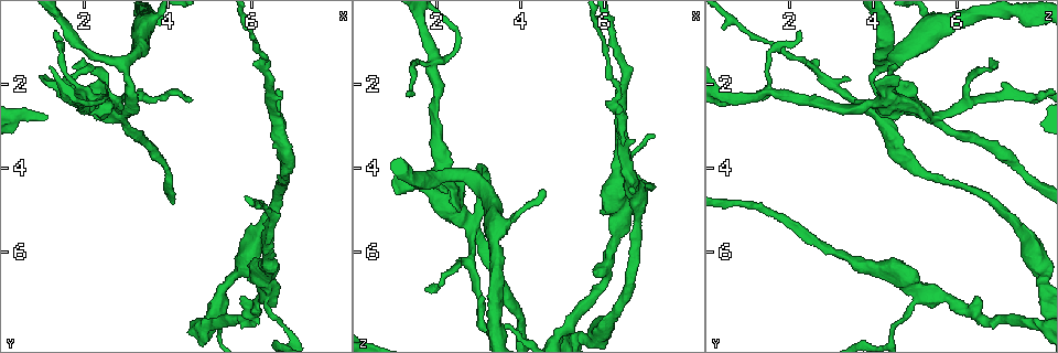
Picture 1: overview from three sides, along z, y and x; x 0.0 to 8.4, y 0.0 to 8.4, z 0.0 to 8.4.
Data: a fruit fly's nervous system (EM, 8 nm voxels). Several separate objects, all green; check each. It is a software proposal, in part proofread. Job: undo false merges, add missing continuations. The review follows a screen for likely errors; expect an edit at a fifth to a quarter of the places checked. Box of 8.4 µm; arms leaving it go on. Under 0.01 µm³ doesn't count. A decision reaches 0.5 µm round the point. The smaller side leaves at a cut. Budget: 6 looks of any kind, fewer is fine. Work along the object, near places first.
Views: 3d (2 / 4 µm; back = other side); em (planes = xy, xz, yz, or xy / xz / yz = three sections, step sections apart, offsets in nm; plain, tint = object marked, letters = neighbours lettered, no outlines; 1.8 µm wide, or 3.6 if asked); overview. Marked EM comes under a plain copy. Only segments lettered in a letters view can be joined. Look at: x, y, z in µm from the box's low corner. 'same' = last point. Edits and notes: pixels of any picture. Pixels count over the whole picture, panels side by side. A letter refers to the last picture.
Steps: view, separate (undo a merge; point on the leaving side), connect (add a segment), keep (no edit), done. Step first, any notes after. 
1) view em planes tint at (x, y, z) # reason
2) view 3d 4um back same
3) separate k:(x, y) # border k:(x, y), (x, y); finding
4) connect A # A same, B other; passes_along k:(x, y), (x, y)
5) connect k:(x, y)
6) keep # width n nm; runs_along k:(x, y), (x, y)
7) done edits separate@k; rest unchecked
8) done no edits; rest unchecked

view 3d 2um at (1.90, 2.25, 1.55) # side arm on a straight run

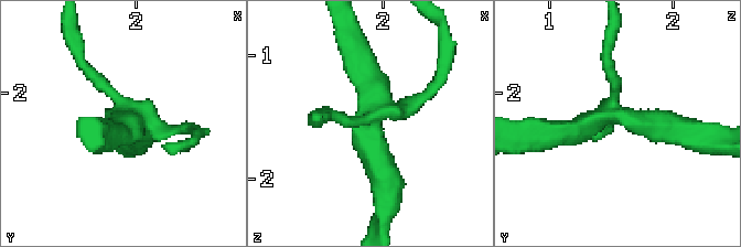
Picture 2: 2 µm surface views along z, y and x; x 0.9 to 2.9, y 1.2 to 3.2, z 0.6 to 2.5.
view em planes letters at (1.90, 2.18, 1.52) # need the tissue

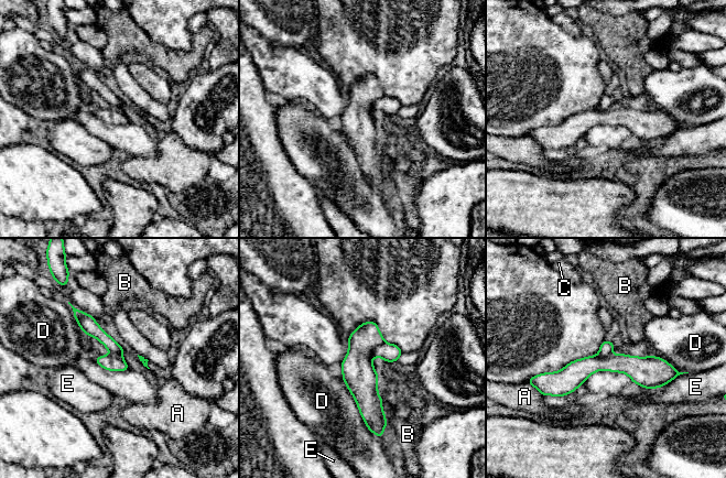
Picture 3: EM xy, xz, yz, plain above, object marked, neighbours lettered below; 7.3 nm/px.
keep # A other, B other, C other, D other, E other; all the same cell

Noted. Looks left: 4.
view 3d 4um at (6.65, 2.90, 4.20) # thick turns thin

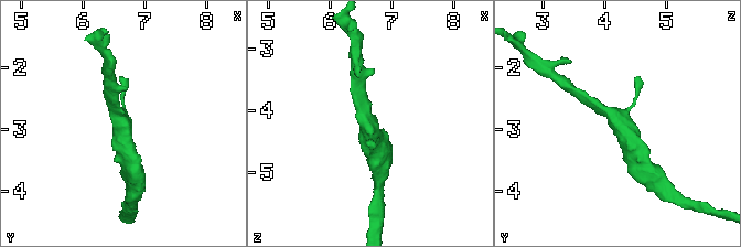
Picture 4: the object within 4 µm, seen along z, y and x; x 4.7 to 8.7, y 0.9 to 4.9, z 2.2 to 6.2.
view em xy step 16 tint at (6.60, 2.85, 4.15) # shape alone is not enough

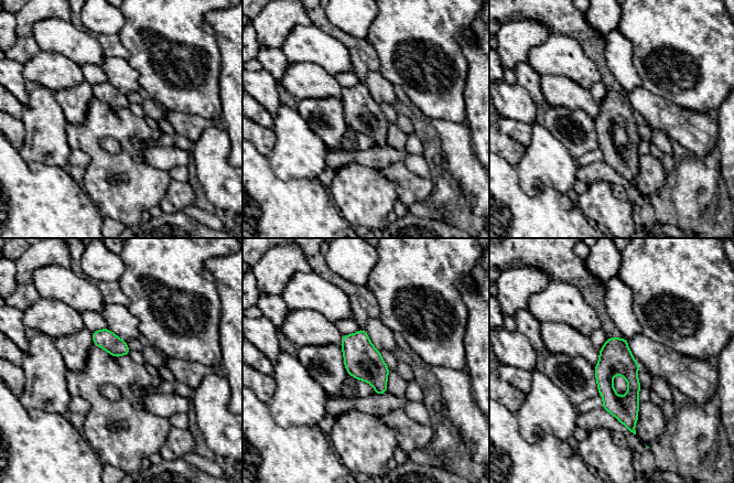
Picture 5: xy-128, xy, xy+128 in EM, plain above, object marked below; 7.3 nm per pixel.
view em planes letters same # another direction

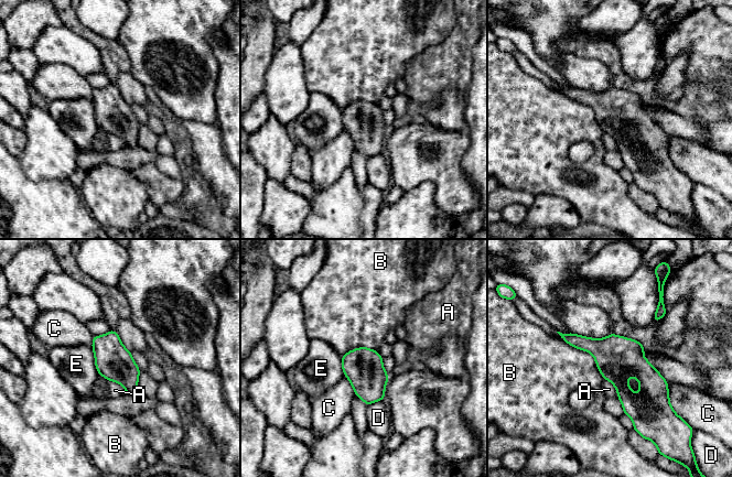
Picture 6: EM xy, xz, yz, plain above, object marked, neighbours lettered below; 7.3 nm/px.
keep # width 280 nm; A other, B other, C other, D other, E other; border 6:(561, 337), (587, 350), (604, 378); continuous, no second cell

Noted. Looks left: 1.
done no edits; rest unchecked

